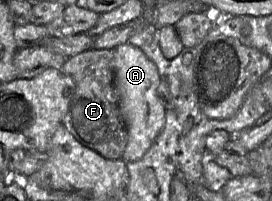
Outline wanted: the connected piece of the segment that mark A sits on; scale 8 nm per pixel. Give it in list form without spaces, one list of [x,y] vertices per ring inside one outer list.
[[[125,43],[114,49],[114,86],[128,132],[122,156],[125,162],[142,159],[164,128],[166,109],[158,96],[160,80],[156,65],[138,47]]]

